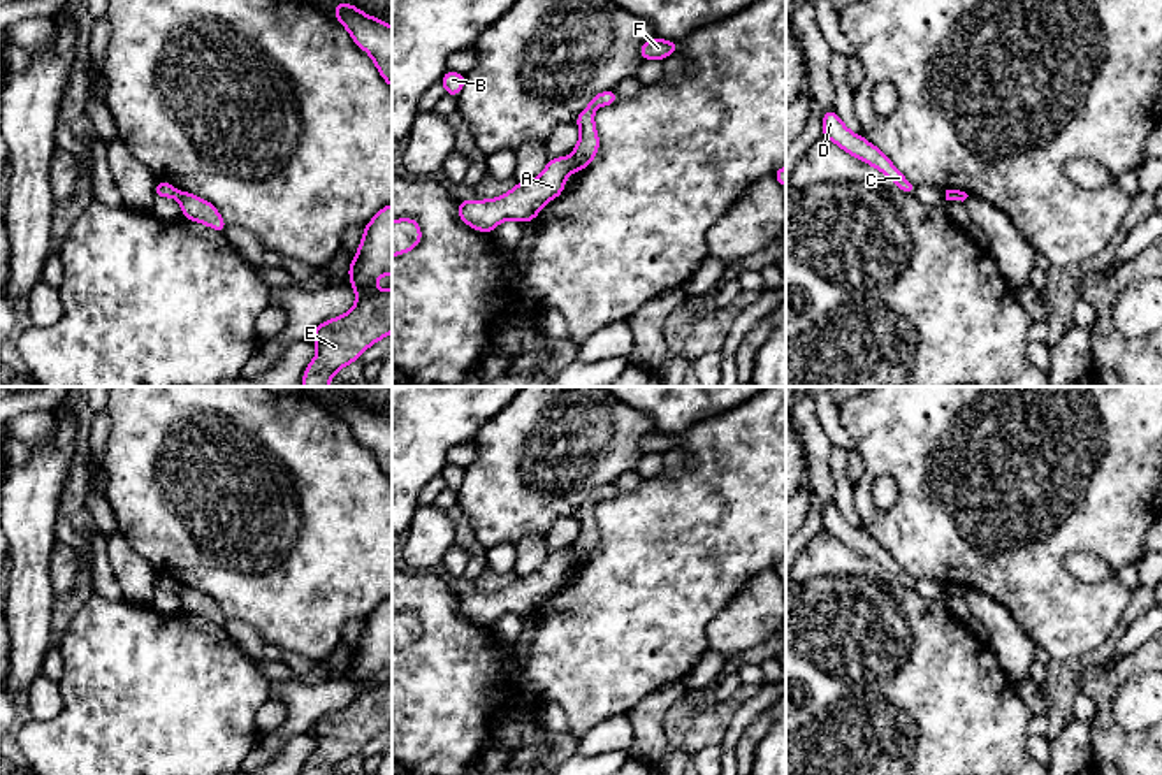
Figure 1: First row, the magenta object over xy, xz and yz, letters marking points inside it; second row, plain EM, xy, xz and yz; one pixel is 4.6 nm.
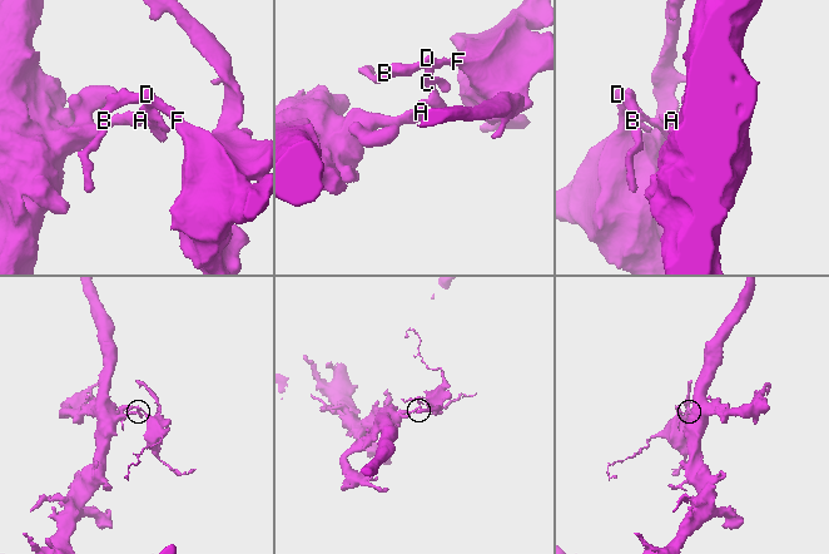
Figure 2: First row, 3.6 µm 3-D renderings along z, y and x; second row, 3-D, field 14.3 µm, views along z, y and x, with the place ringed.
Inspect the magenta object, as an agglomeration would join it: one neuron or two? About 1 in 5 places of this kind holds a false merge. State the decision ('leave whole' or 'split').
split

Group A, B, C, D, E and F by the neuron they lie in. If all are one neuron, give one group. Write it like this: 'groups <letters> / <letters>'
groups A / B C D E F

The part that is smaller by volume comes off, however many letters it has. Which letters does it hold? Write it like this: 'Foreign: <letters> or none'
Foreign: B, C, D, E, F

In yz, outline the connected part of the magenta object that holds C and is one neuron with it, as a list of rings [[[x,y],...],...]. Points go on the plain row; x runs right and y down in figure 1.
[[[833,503],[823,506],[823,531],[835,536],[851,550],[881,564],[902,585],[914,589],[916,580],[904,571],[904,568],[891,557],[891,554],[865,531],[851,525]]]

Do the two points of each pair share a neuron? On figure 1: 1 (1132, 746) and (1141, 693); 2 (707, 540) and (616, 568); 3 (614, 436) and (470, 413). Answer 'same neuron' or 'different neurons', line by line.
1: different neurons
2: same neuron
3: different neurons

